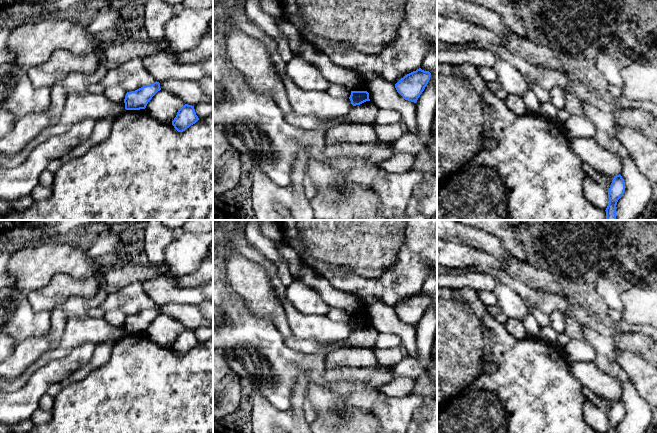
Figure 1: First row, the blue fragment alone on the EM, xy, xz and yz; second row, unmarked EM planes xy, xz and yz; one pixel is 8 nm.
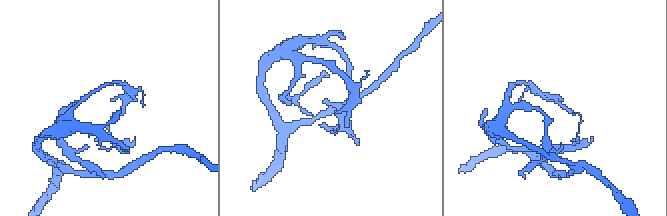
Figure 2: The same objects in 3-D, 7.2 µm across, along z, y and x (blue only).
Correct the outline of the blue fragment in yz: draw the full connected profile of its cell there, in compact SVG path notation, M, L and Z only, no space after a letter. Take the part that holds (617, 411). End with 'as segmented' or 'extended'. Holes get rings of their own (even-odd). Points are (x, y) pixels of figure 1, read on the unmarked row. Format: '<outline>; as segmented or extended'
M620 398L614 400L610 412L607 415L609 427L606 433L616 433L617 426L624 418L625 412L625 406L622 400Z; as segmented

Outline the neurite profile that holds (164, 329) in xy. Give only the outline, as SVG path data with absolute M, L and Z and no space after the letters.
M160 314L148 326L145 334L161 346L172 347L178 334L184 329L184 325L178 320L168 315Z

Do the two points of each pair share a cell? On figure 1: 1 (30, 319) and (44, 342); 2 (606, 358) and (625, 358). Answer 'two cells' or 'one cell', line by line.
1: two cells
2: two cells

